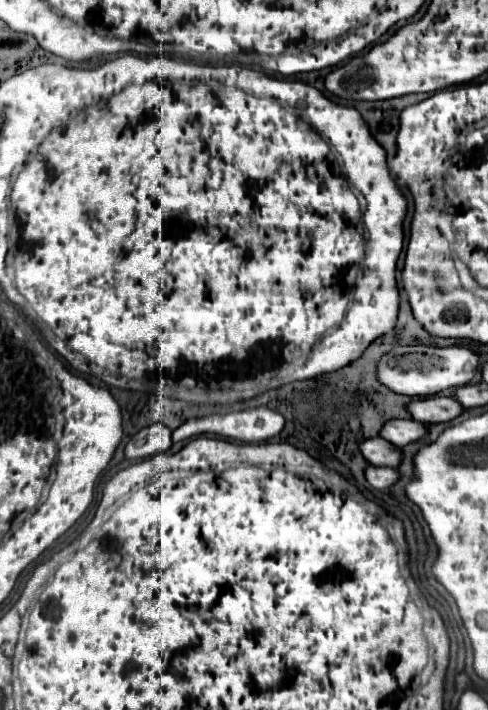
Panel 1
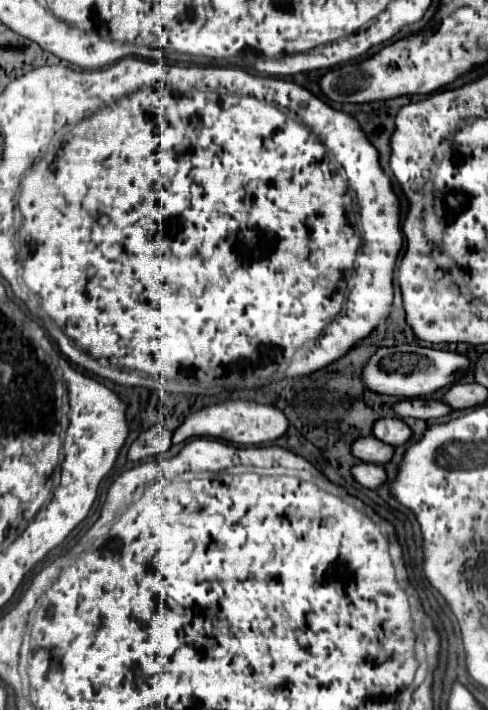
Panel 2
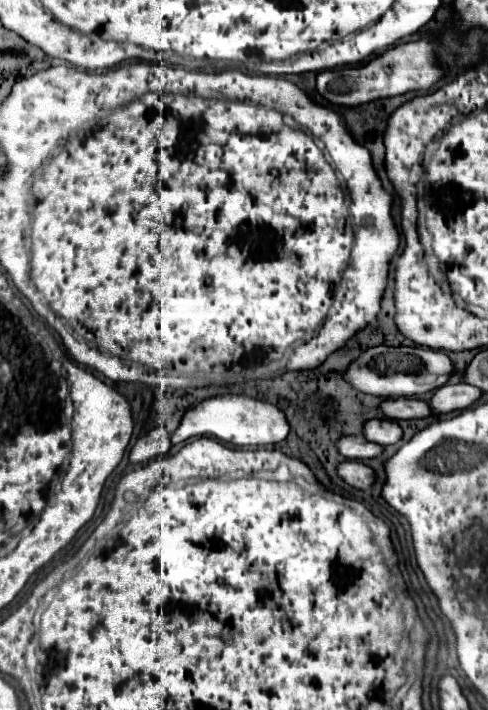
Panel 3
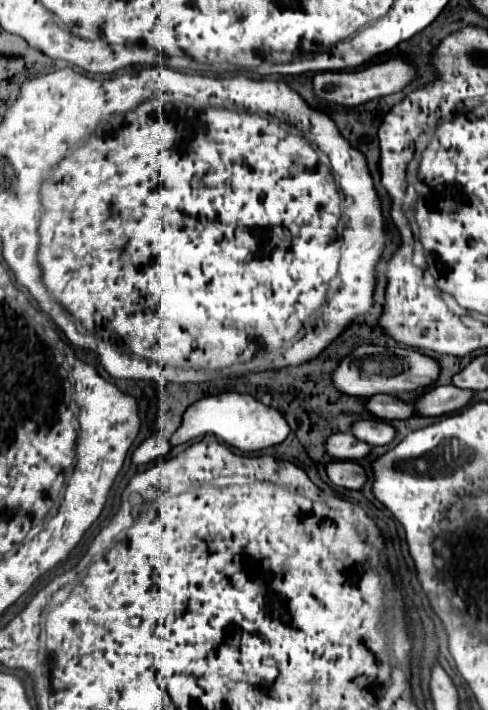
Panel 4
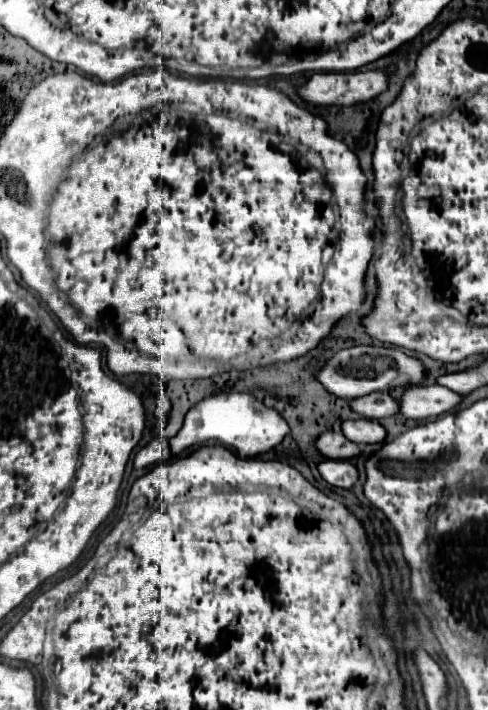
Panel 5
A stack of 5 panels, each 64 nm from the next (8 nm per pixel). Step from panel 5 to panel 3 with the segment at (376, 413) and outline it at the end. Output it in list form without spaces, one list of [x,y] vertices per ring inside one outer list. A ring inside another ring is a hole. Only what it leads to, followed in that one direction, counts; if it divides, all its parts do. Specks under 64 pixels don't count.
[[[394,398],[394,400],[382,400],[378,406],[380,414],[390,420],[408,420],[408,418],[426,418],[430,416],[430,408],[426,400],[416,398]]]

